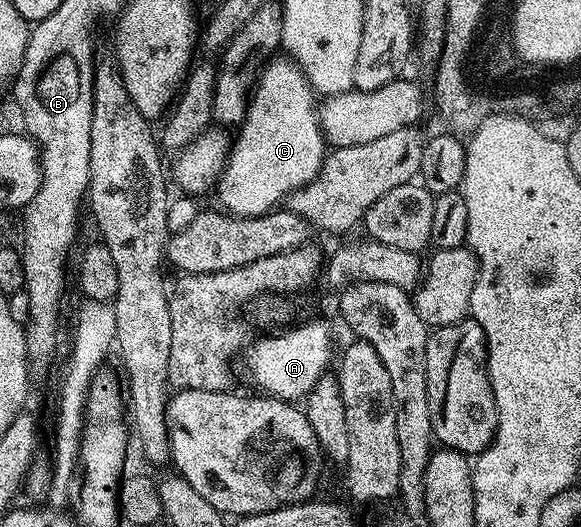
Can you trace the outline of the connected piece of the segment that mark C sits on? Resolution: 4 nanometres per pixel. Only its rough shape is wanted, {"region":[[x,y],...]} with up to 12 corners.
{"region":[[272,57],[217,183],[218,205],[262,218],[329,153],[317,94]]}

